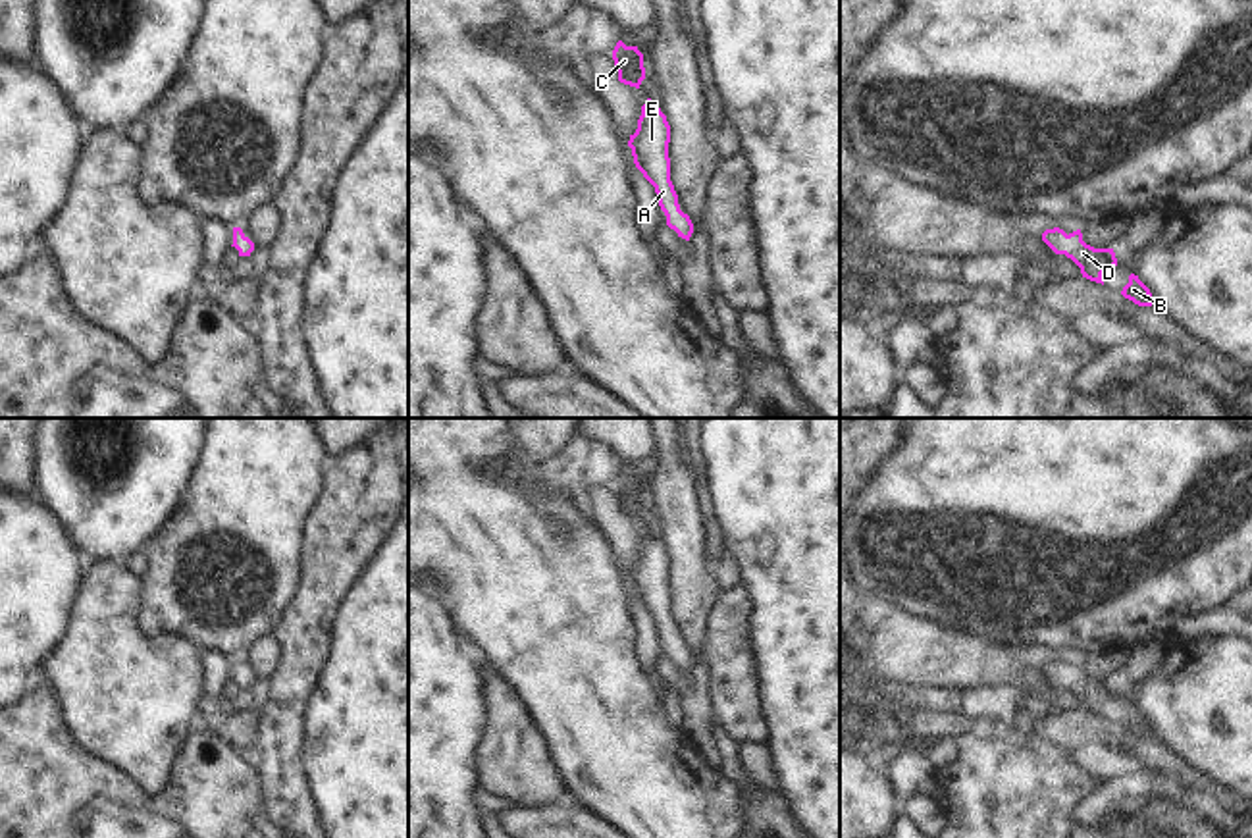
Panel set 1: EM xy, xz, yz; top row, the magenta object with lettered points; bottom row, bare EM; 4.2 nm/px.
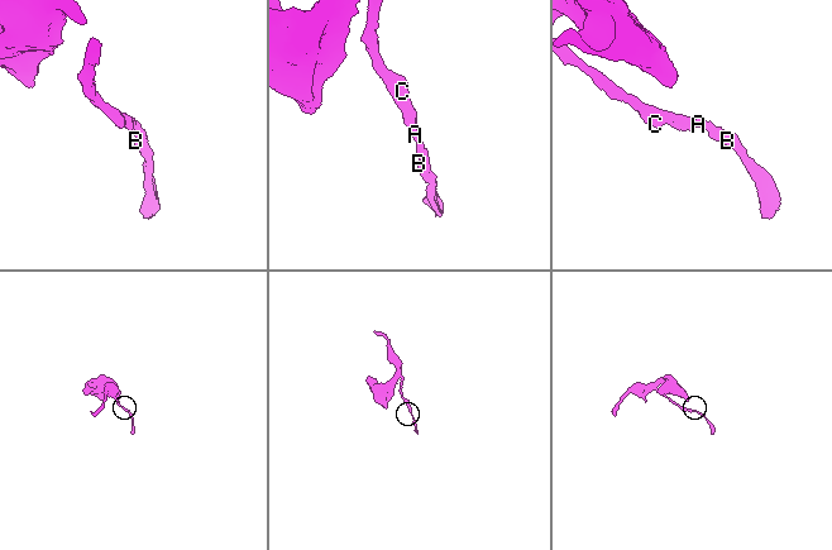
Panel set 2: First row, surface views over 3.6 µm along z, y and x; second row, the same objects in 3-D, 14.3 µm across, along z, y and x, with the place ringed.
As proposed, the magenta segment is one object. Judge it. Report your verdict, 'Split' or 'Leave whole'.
Leave whole.

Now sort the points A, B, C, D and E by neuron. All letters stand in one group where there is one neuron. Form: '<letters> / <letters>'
A B C D E

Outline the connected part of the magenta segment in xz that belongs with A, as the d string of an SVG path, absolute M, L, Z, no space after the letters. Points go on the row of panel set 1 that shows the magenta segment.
M647 98L628 146L632 148L636 168L655 187L659 206L666 216L666 225L674 229L678 237L690 241L693 223L690 216L680 210L678 195L670 181L668 143L670 125L666 116L655 100Z

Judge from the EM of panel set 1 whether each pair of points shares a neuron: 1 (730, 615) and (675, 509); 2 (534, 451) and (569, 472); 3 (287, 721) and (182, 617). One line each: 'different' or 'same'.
1: different
2: different
3: different

